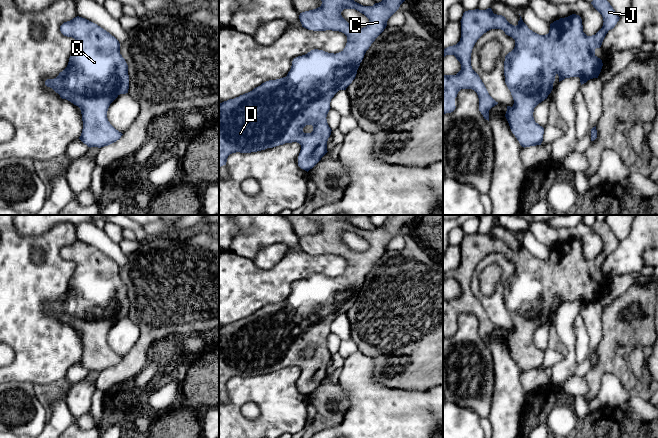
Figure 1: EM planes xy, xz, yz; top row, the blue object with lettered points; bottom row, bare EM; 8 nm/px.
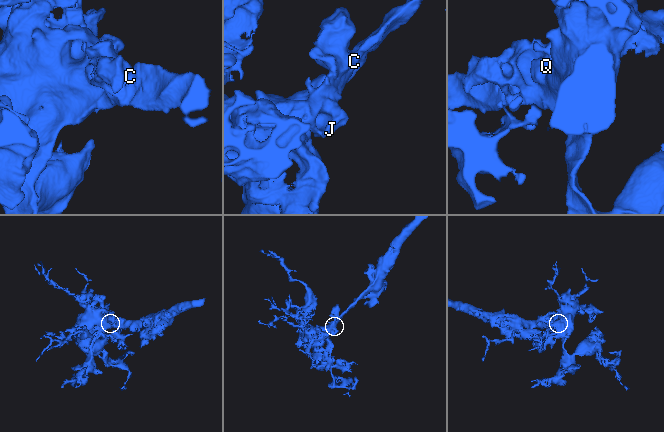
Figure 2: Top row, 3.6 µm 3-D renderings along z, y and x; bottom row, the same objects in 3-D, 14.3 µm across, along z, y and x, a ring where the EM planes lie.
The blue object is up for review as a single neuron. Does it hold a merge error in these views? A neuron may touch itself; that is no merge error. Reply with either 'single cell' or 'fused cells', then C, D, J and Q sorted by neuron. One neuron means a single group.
single cell; groups C D J Q

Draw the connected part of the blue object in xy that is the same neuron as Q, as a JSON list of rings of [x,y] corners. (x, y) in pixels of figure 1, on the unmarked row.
[[[79,240],[70,245],[64,246],[60,250],[60,255],[64,260],[74,262],[76,268],[69,282],[67,291],[60,296],[56,302],[47,303],[45,309],[52,312],[62,323],[66,323],[80,332],[83,353],[79,363],[84,368],[90,372],[108,370],[119,364],[123,359],[108,345],[108,332],[120,318],[128,317],[129,313],[128,289],[120,278],[120,267],[114,260],[97,248]]]

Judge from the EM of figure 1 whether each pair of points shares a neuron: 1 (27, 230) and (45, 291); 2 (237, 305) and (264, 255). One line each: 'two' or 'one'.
1: two
2: two

